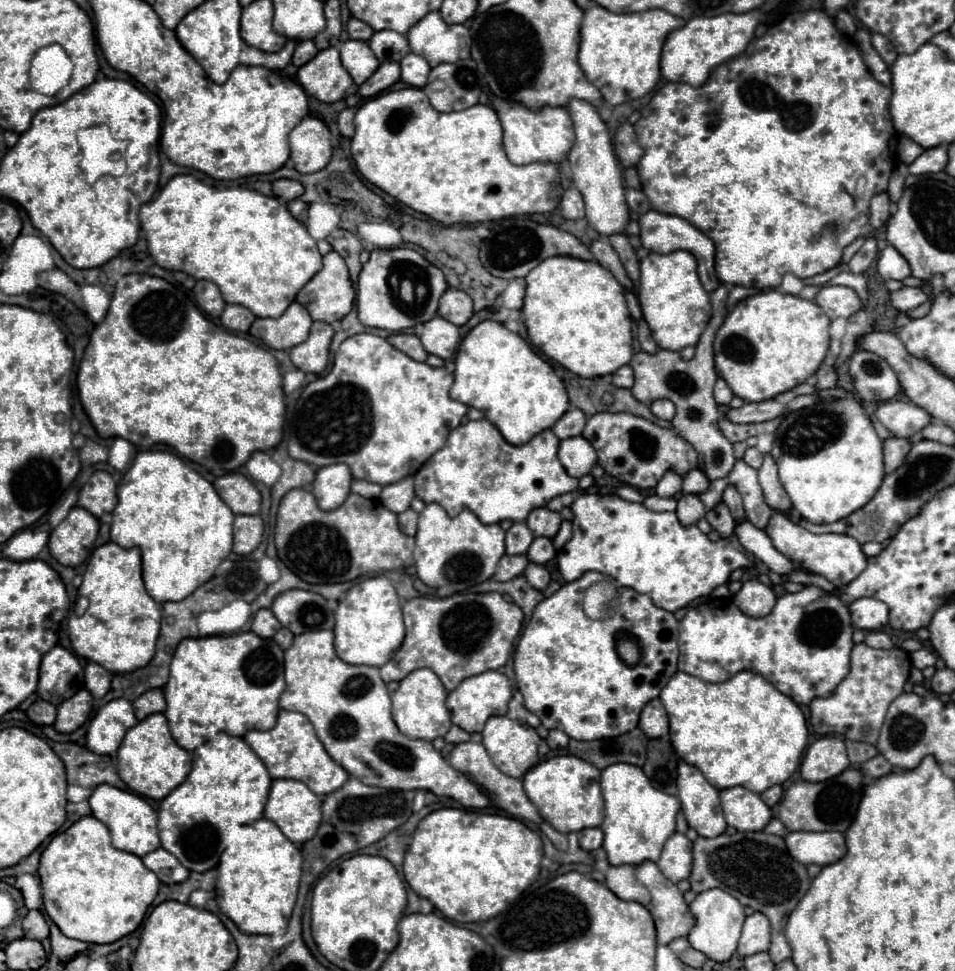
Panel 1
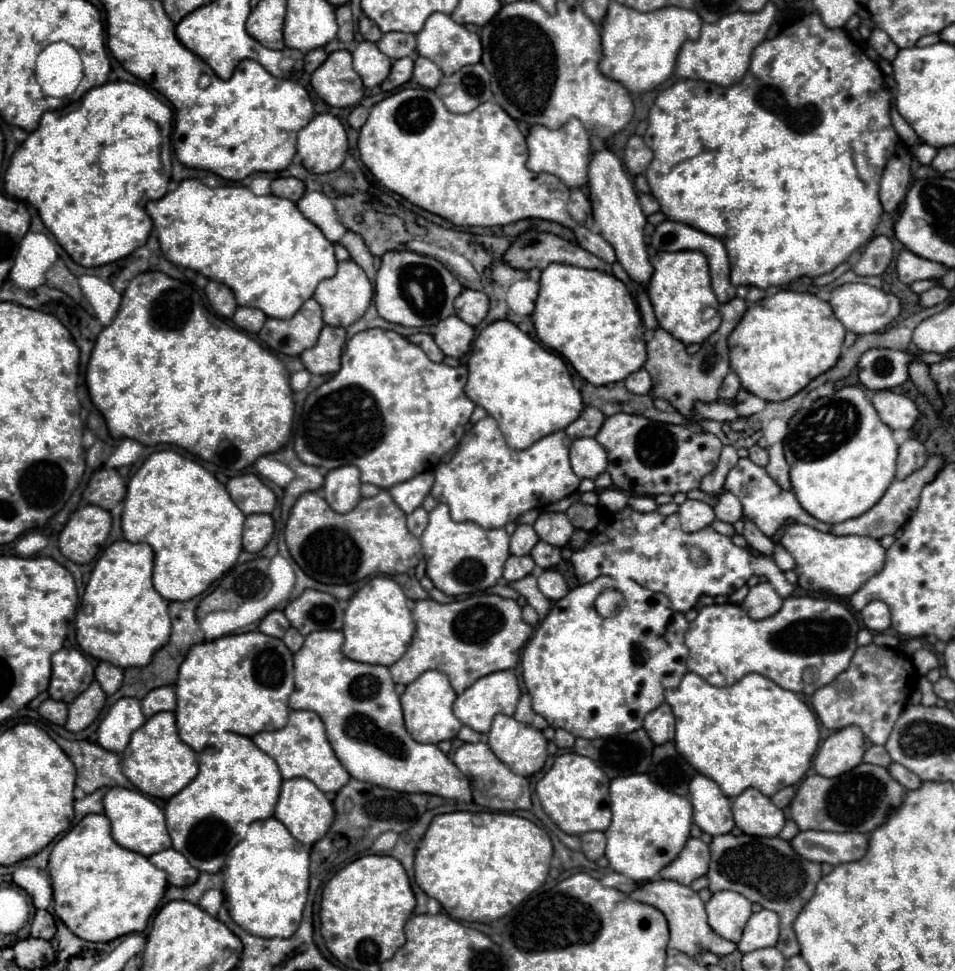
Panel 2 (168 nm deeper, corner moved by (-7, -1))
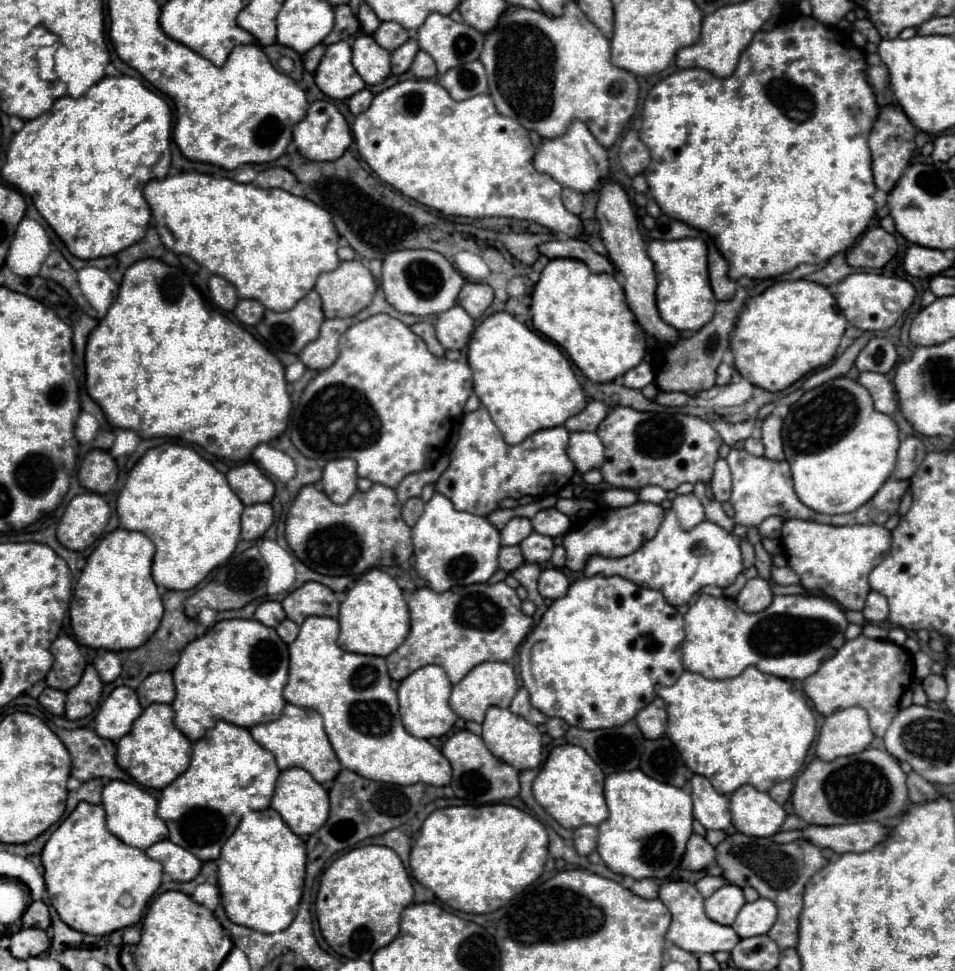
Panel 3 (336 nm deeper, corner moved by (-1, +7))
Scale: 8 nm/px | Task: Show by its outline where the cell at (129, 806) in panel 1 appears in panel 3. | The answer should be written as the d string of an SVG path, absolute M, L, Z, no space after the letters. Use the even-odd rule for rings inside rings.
M122 780L108 782L102 792L102 806L106 810L108 830L114 836L118 836L124 844L142 850L146 850L146 846L152 846L154 842L160 842L162 838L168 838L166 824L162 822L162 818L158 818L158 814L154 814L154 802L156 798L152 794L148 794L146 790L142 790L132 782L122 782Z

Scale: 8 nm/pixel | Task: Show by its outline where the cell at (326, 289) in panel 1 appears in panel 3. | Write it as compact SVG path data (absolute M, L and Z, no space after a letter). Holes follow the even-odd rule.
M362 260L340 262L336 270L320 274L316 282L326 318L356 316L370 306L376 290L376 280Z

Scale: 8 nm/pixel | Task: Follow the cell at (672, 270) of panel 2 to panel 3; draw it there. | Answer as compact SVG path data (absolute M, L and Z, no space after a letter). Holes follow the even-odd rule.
M680 238L680 240L652 240L648 244L648 256L654 262L658 290L656 302L660 316L676 330L700 330L714 316L716 298L708 280L708 244L704 238Z

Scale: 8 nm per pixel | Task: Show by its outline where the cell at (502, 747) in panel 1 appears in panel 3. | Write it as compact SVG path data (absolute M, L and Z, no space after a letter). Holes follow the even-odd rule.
M492 706L486 712L486 718L482 722L482 740L486 742L486 748L506 764L514 766L516 770L528 770L538 768L542 764L542 734L540 730L526 722L522 716L512 714L506 708Z

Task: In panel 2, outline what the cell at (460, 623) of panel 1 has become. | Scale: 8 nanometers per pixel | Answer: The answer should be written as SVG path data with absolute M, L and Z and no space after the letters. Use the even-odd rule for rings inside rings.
M494 594L472 596L468 600L448 602L448 604L440 604L432 598L418 600L418 602L414 602L412 618L416 622L416 634L414 634L412 644L406 650L406 654L396 664L390 666L392 680L396 684L410 684L426 670L440 670L448 676L456 694L462 694L466 688L470 688L482 676L488 676L498 670L514 668L520 660L520 652L522 652L520 648L524 648L524 644L528 642L528 638L534 632L534 628L522 620L522 608L516 604L516 600L494 596Z

